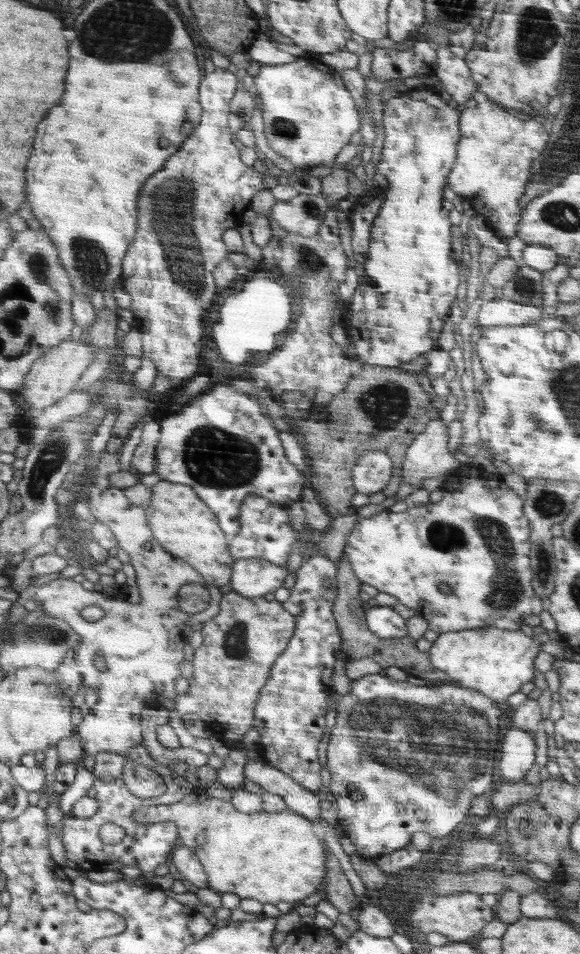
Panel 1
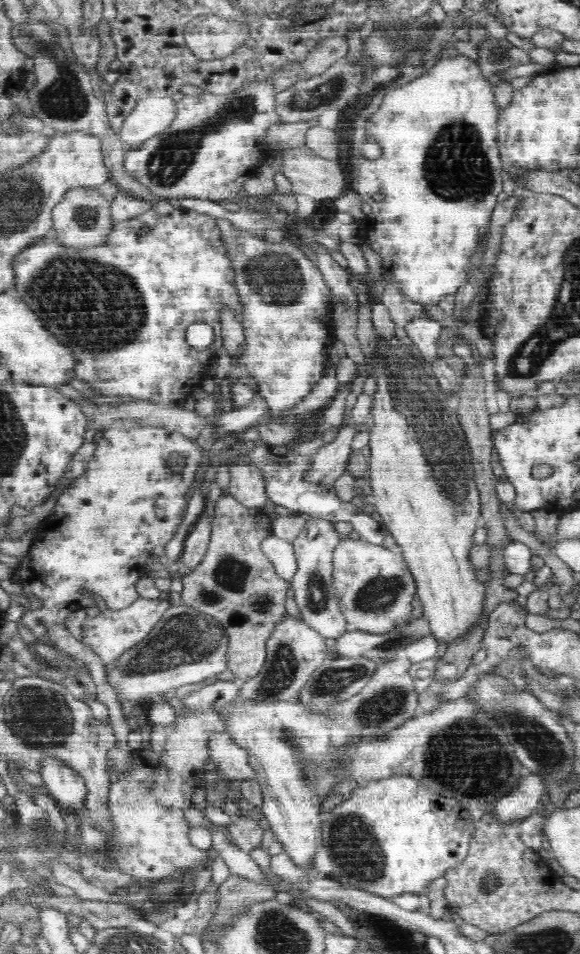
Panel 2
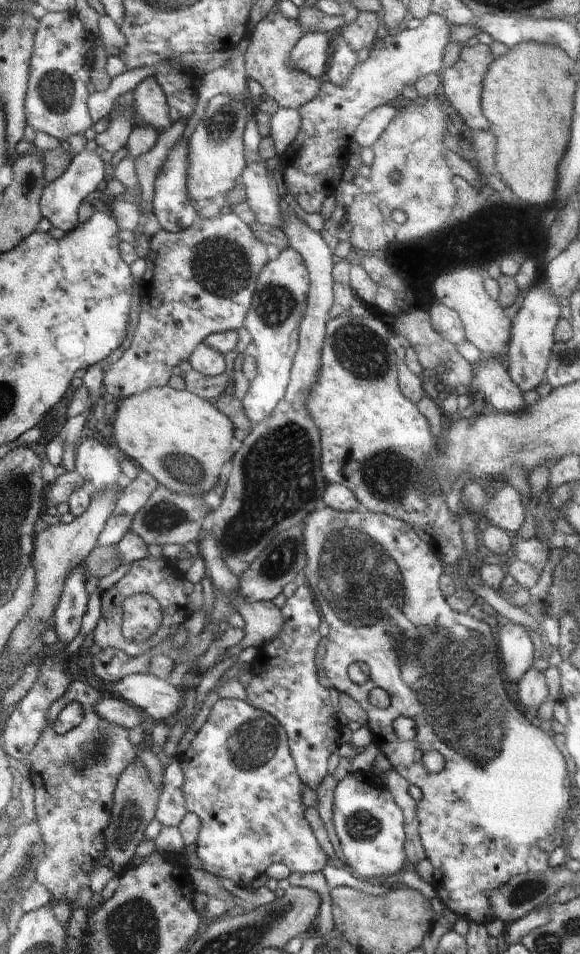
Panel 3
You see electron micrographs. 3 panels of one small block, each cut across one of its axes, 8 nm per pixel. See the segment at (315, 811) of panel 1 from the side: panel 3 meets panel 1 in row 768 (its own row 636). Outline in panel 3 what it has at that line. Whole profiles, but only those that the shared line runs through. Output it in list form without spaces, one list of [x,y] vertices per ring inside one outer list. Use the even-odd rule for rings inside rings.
[[[241,603],[238,607],[240,616],[246,622],[245,635],[240,644],[250,650],[264,647],[277,638],[283,630],[285,620],[281,610],[272,603]]]

